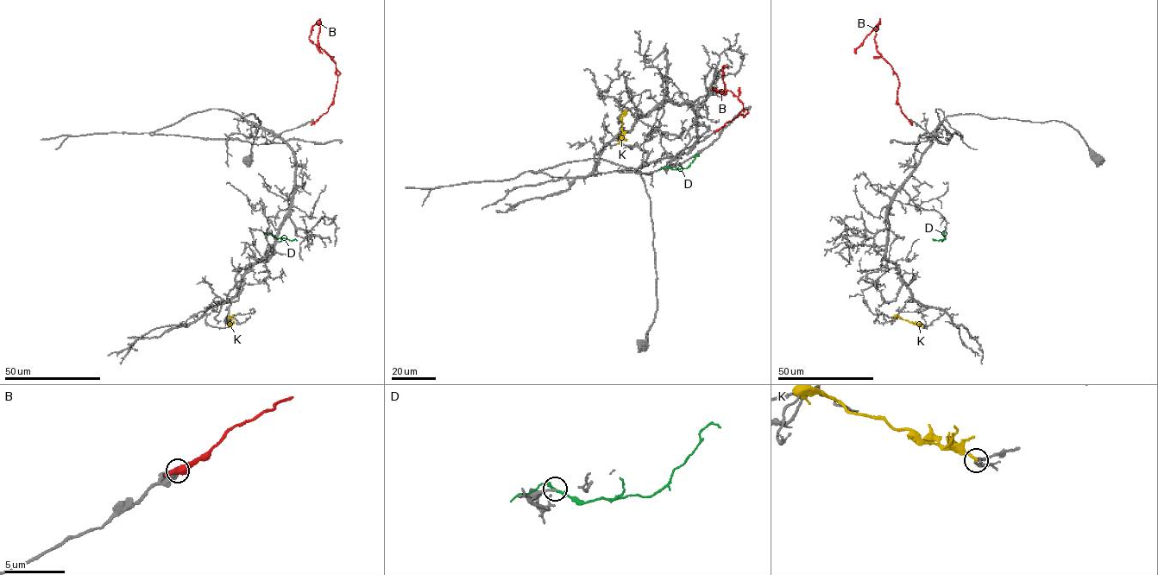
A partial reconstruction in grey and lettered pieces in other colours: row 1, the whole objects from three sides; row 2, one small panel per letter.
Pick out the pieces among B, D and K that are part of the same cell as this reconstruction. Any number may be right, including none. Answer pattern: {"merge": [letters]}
{"merge": []}

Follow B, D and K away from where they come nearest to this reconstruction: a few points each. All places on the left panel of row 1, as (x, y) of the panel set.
B: (312, 123), (328, 110), (340, 73), (336, 63), (309, 38), (312, 27), (320, 21), (317, 47), (322, 53)
D: (270, 234), (276, 238), (297, 240)
K: (229, 327), (231, 324), (229, 318), (233, 315)

